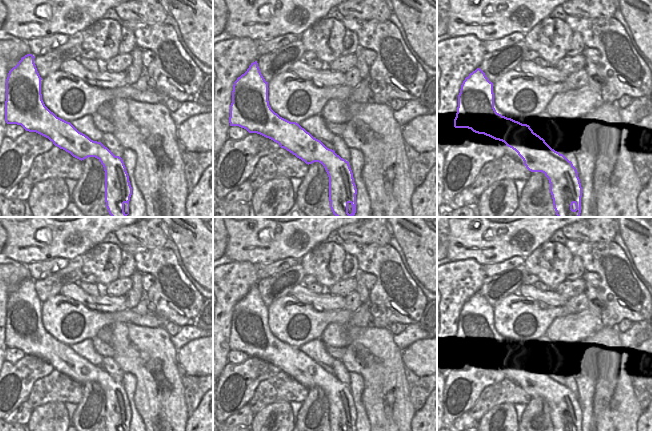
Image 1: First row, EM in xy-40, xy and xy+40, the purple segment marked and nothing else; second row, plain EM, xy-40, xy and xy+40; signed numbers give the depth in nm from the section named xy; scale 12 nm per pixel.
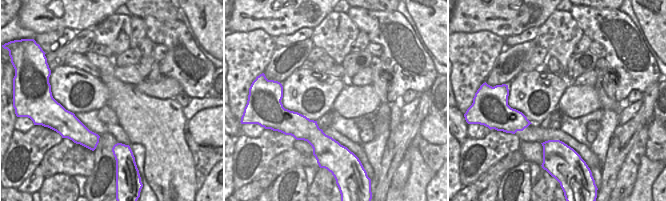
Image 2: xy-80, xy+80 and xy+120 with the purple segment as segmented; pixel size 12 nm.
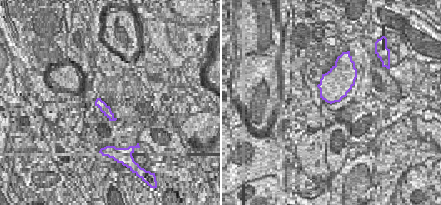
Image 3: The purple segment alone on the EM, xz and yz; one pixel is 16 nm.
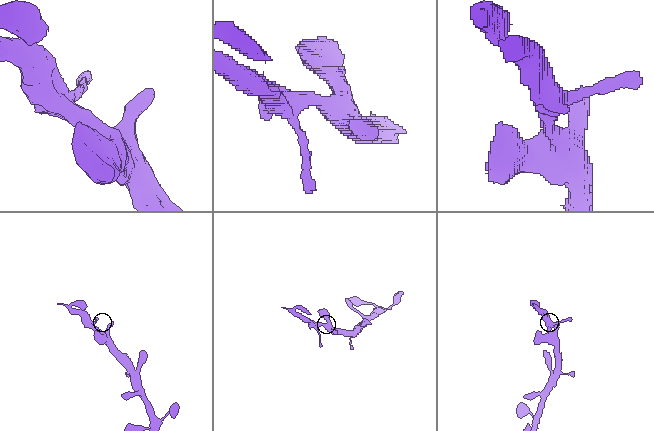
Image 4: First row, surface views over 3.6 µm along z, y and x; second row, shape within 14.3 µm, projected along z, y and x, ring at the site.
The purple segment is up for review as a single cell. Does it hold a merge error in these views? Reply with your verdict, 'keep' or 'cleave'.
keep

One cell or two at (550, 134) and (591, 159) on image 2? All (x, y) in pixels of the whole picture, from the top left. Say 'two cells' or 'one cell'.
one cell

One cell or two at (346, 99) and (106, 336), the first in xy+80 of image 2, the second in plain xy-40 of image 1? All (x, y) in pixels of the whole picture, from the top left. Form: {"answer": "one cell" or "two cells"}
{"answer": "one cell"}

